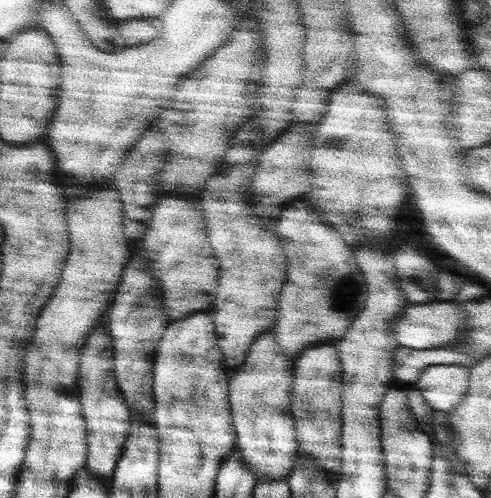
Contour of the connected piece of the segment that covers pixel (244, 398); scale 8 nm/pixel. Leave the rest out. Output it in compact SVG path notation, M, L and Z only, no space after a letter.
M275 329L264 331L256 338L246 362L240 366L231 380L231 406L236 432L239 435L238 451L243 455L248 467L256 473L256 480L287 479L300 460L300 443L295 417L292 416L295 392L295 359L282 355Z

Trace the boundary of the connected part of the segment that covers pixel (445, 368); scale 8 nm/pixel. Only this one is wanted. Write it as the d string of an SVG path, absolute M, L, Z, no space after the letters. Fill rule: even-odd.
M434 365L428 366L422 371L413 387L420 390L420 394L432 409L449 413L452 408L464 400L468 392L468 378L470 378L470 368L462 365Z

